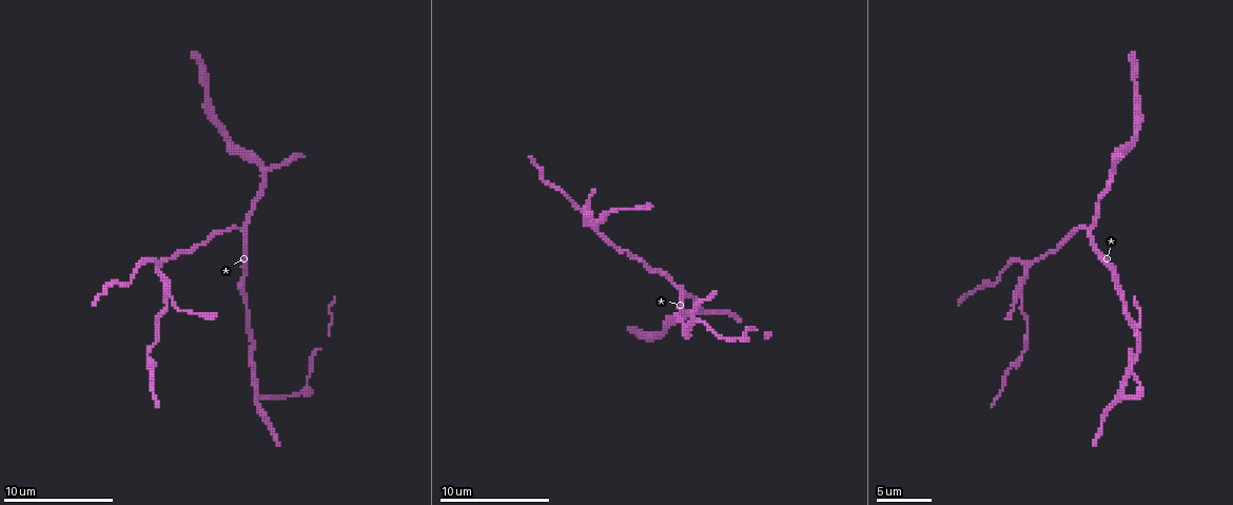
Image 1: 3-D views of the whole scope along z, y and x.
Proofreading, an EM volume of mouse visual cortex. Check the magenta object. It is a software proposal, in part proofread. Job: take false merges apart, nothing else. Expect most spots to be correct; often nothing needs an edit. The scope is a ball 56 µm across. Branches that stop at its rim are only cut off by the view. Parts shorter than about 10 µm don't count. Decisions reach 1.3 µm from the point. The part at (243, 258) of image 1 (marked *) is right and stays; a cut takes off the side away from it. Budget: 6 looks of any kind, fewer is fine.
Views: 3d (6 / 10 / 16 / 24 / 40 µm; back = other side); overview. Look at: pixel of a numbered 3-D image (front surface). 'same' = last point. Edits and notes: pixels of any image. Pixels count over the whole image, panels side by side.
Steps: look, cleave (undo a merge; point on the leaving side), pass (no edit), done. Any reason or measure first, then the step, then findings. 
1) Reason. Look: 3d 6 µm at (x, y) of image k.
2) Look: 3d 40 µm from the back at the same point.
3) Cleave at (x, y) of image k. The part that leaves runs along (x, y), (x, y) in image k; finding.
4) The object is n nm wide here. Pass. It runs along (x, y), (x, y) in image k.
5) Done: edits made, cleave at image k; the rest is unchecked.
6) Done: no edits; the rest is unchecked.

A fork. Look: 3d 10 µm at (243, 228) of image 1.

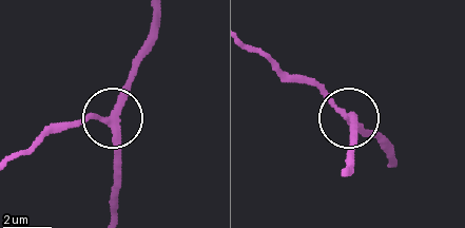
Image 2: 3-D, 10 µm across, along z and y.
The side arm is 21 µm long. Pass. One neuron here.

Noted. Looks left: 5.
Sudden change in width. Look: 3d 10 µm at (1026, 268) of image 1.

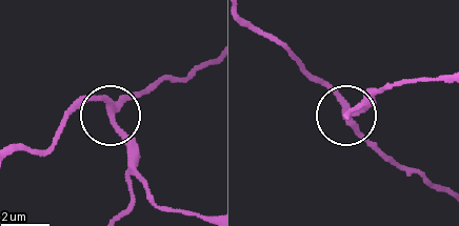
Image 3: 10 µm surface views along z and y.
The object is 270 nm wide here. Pass. It runs along (205, 62), (157, 78), (111, 112), (143, 177) in image 3; continuous, no second neuron.

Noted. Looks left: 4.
Three-way junction. Look: 3d 6 µm at (255, 389) of image 1.

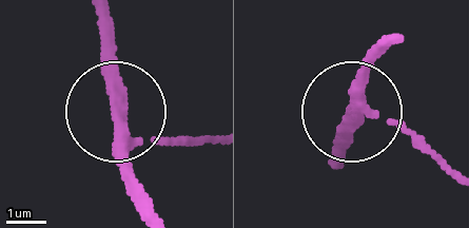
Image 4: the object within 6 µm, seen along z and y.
3 arms meet here. Pass. It runs along (340, 166), (353, 112), (401, 122), (427, 146) in image 4; continuous, no second neuron.

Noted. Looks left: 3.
Done: no edits; the rest is unchecked.

